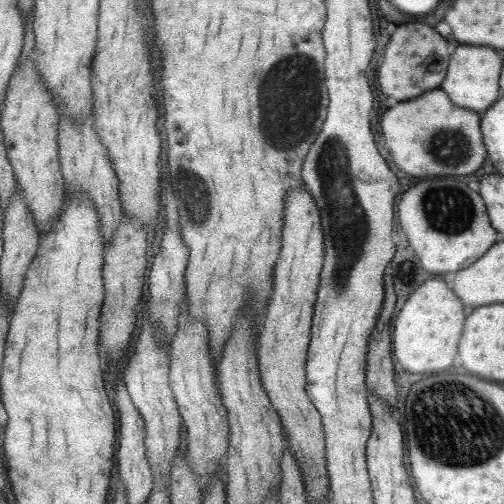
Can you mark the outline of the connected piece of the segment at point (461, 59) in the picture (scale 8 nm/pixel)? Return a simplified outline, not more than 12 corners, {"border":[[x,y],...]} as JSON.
{"border":[[463,44],[439,88],[455,106],[486,112],[499,98],[502,60]]}

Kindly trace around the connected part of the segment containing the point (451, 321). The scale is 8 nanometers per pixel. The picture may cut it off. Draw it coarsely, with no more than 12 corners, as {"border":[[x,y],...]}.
{"border":[[441,280],[393,322],[393,356],[413,374],[449,368],[465,320]]}

